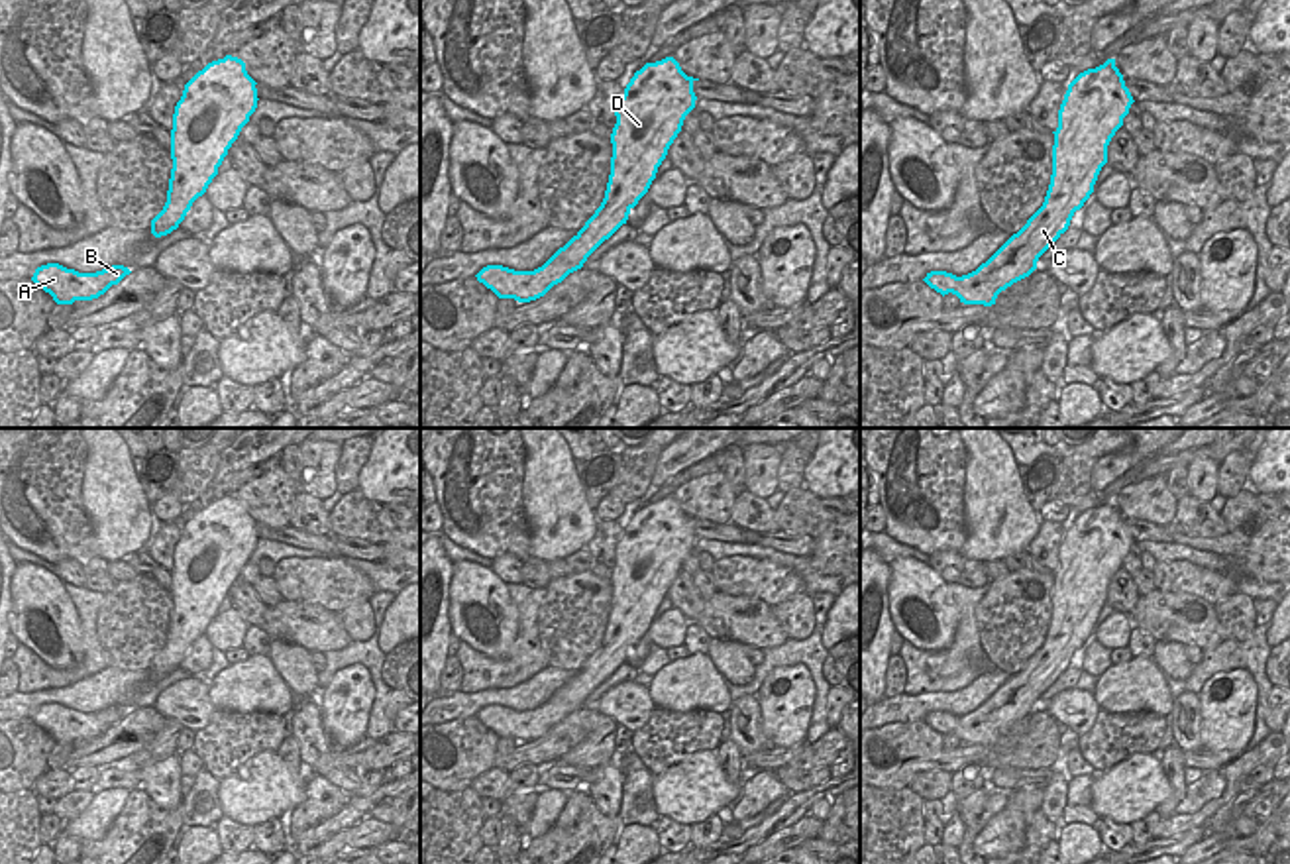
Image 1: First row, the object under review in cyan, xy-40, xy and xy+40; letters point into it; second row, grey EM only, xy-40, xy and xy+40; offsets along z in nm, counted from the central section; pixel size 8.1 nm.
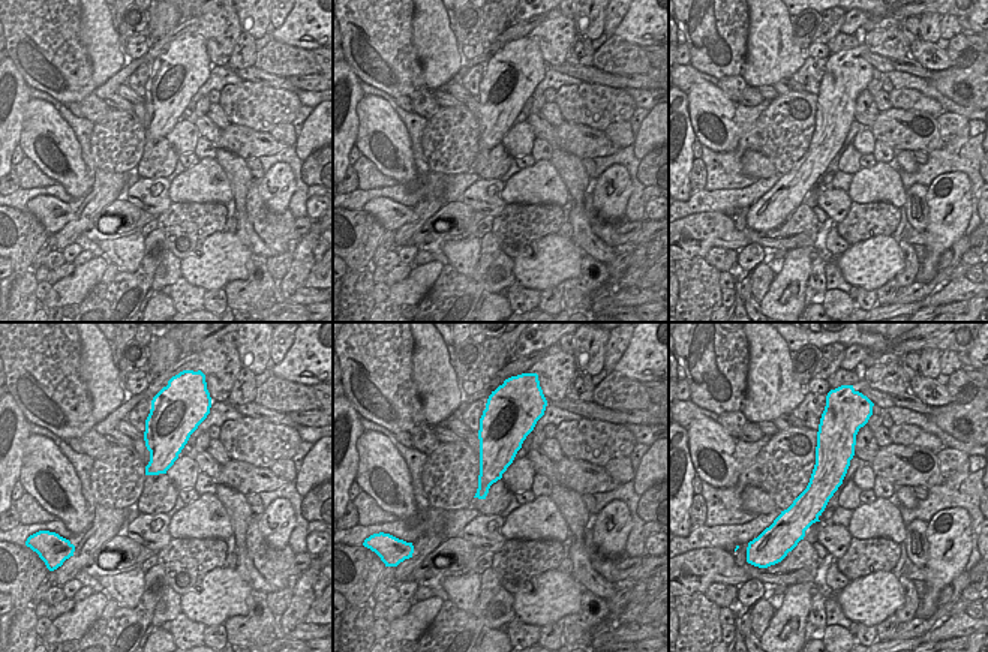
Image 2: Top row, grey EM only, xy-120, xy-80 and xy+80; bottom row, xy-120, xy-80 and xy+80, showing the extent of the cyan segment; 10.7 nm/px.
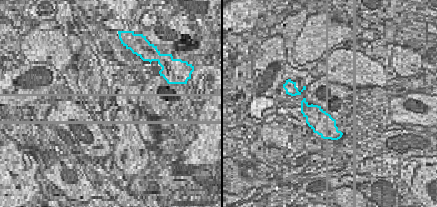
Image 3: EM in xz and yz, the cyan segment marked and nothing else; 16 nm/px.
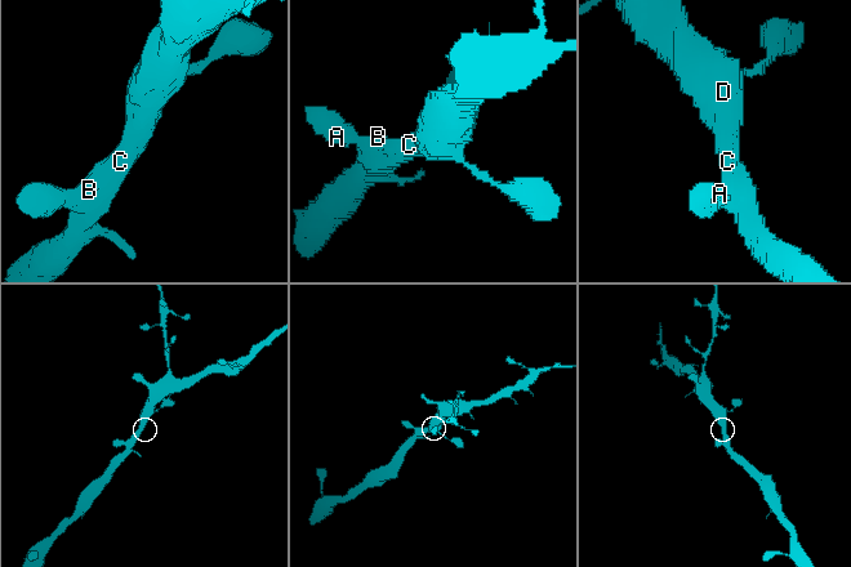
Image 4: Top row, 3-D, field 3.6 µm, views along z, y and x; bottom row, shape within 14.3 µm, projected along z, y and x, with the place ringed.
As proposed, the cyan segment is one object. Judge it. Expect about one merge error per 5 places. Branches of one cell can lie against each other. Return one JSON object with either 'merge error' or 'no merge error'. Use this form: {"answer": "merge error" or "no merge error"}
{"answer": "no merge error"}

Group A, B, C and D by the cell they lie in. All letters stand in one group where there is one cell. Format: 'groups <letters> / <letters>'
groups A B C D

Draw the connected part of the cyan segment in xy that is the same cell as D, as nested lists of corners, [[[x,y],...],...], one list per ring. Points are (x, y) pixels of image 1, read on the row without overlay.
[[[673,497],[646,503],[634,513],[617,544],[611,573],[613,597],[605,638],[585,666],[542,707],[514,711],[487,705],[475,717],[499,738],[530,742],[544,736],[609,679],[648,632],[670,585],[695,548],[693,522]]]

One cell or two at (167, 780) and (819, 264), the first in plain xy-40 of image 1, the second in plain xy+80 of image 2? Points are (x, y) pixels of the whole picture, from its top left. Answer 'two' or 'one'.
one

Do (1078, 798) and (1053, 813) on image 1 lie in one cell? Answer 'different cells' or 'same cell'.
different cells

